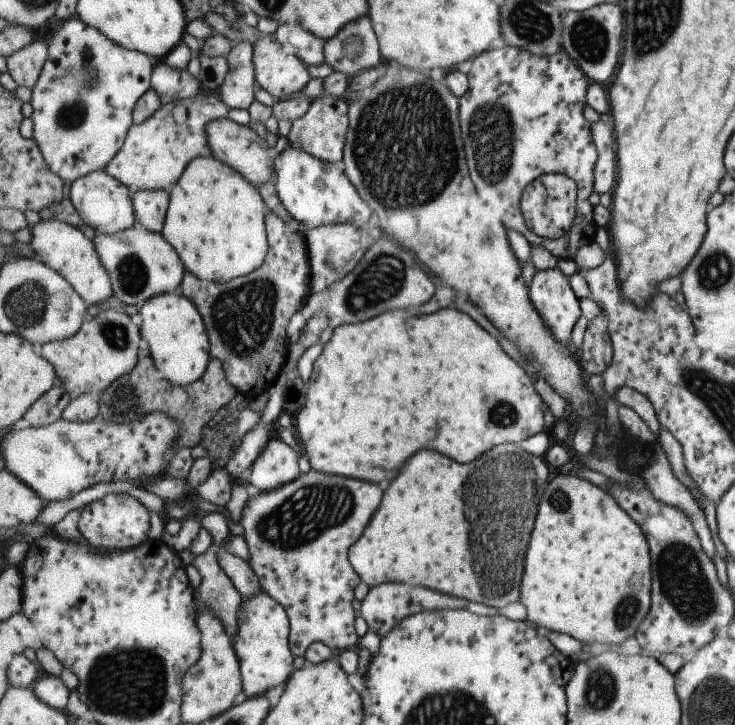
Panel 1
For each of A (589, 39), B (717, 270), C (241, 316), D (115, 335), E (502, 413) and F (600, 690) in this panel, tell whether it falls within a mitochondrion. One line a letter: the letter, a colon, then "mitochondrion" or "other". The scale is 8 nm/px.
A: mitochondrion
B: mitochondrion
C: mitochondrion
D: mitochondrion
E: mitochondrion
F: mitochondrion

